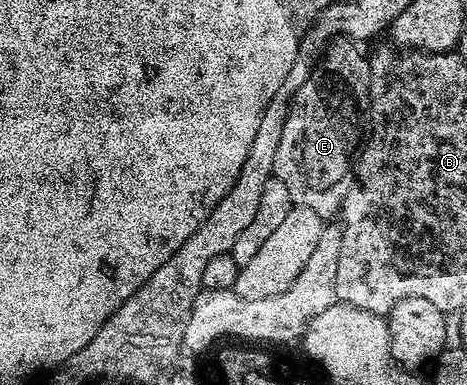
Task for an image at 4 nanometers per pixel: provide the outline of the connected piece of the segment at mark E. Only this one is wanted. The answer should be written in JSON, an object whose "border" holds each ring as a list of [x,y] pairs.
{"border":[[[340,39],[331,42],[323,50],[309,79],[301,83],[301,87],[291,98],[285,131],[281,131],[281,143],[277,143],[277,159],[273,159],[273,176],[285,183],[292,206],[300,205],[309,211],[317,211],[317,215],[324,219],[334,218],[331,216],[334,213],[336,216],[342,210],[345,195],[351,190],[351,182],[355,180],[357,150],[369,125],[371,62],[368,54],[363,54],[359,49],[362,48],[356,42]]]}

